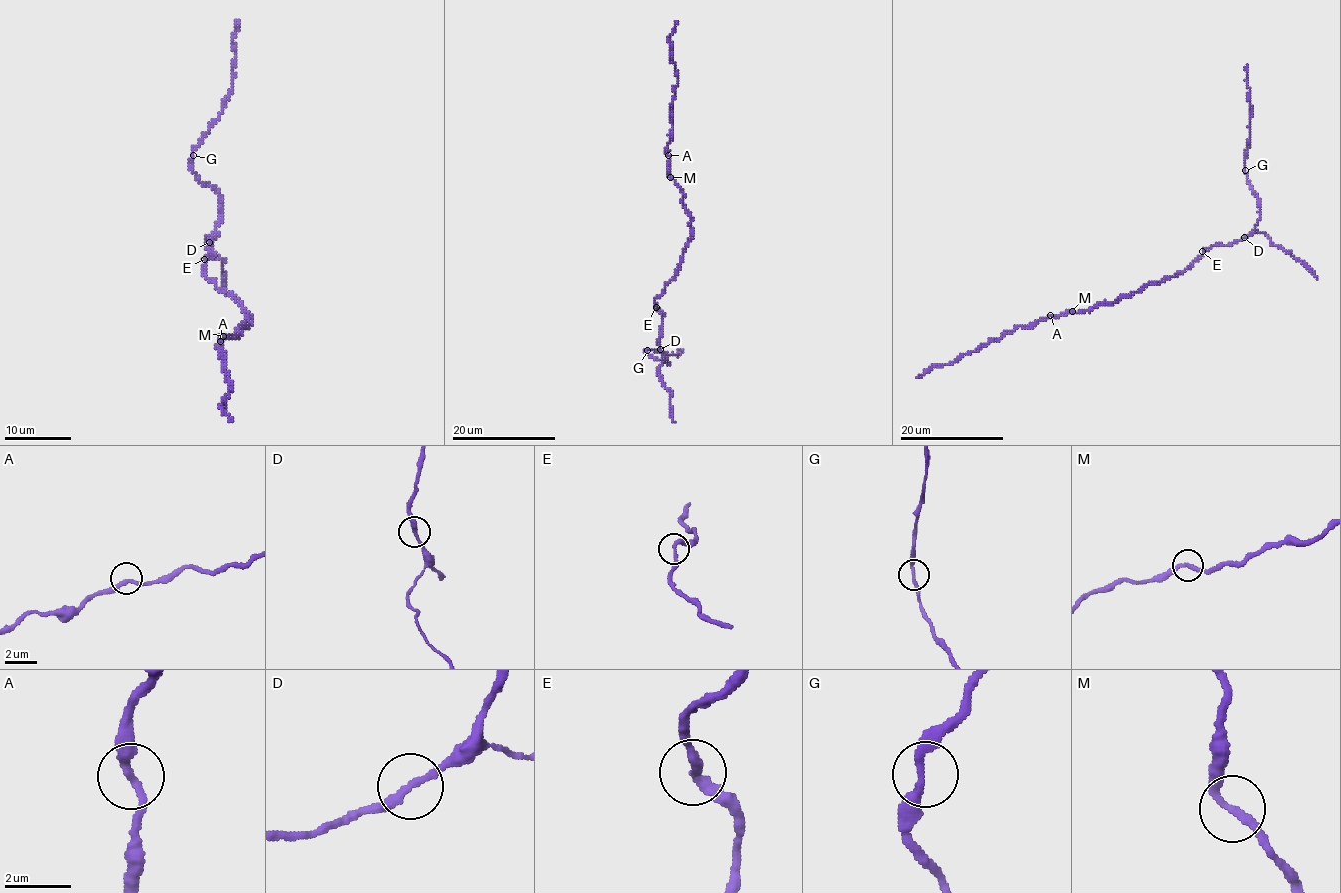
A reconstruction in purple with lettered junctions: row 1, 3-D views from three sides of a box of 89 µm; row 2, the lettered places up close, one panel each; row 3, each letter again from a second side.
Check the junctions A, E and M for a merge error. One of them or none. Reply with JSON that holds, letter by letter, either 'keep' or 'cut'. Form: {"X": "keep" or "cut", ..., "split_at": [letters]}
{"A": "keep", "E": "keep", "M": "keep", "split_at": []}

